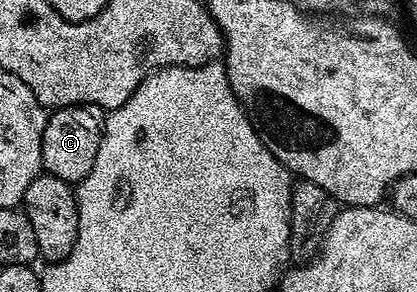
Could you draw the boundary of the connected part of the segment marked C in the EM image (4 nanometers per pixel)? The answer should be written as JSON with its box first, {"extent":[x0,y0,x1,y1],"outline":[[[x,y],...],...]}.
{"extent":[41,104,106,186],"outline":[[[76,104],[58,108],[48,113],[43,130],[41,166],[48,175],[63,178],[71,186],[80,184],[91,166],[95,166],[95,154],[99,154],[99,142],[105,133],[106,109],[94,104]]]}

